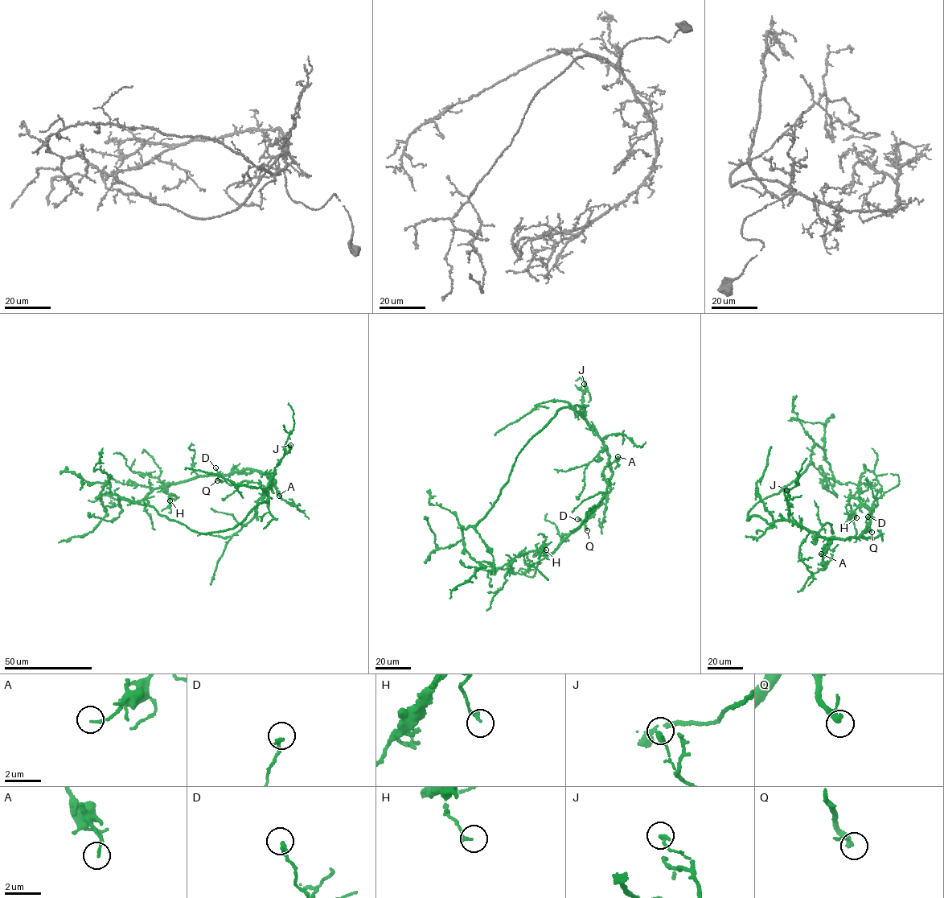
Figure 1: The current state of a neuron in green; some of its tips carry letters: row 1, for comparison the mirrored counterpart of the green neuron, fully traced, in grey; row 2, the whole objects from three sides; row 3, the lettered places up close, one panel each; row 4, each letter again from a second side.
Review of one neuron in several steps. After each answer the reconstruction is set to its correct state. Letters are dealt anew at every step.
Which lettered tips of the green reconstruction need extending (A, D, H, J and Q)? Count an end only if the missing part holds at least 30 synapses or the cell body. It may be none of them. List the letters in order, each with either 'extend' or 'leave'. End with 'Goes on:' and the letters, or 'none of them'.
A: leave
D: leave
H: leave
J: leave
Q: extend
Goes on: Q

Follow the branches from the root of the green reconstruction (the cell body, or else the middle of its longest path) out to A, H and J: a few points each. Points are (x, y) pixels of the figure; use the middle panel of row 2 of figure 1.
A: (568, 408), (580, 413), (601, 440), (610, 463), (617, 456)
H: (568, 408), (580, 413), (606, 448), (610, 488), (591, 516), (553, 552), (539, 549), (543, 545), (546, 549)
J: (568, 408), (575, 409), (585, 419), (581, 406), (583, 393), (588, 390), (584, 384)

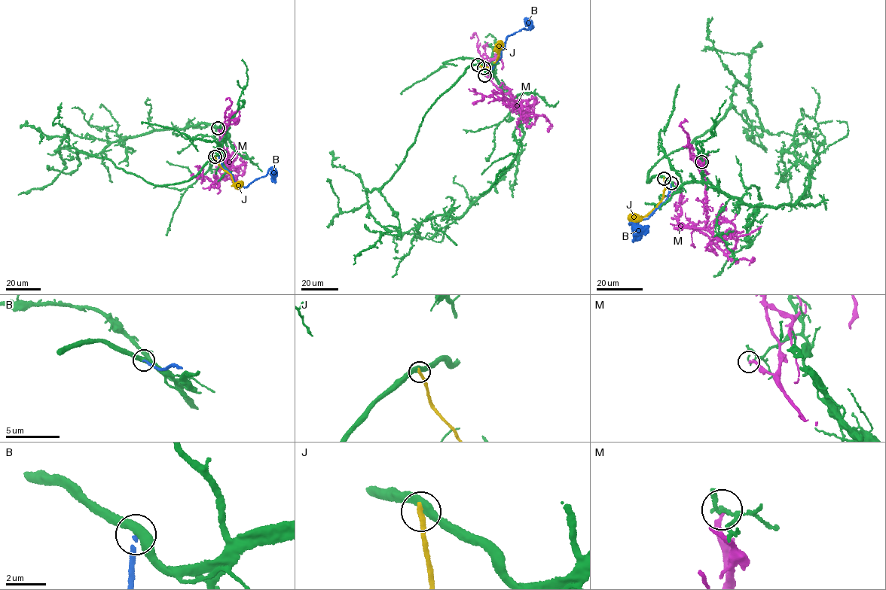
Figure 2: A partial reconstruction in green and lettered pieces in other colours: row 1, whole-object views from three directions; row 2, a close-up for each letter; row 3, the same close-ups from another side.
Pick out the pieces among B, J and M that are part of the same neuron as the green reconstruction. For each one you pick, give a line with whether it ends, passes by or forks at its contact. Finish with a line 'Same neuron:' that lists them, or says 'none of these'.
Same neuron: none of these

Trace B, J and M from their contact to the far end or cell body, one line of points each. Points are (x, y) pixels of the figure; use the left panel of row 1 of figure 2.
B: (218, 155), (223, 167), (237, 184), (244, 187), (266, 175), (271, 168), (274, 169), (274, 183)
J: (215, 156), (216, 162), (230, 175), (233, 182), (242, 185)
M: (218, 128), (222, 153), (227, 159), (227, 168), (220, 179), (242, 174), (244, 164), (240, 165), (242, 171)

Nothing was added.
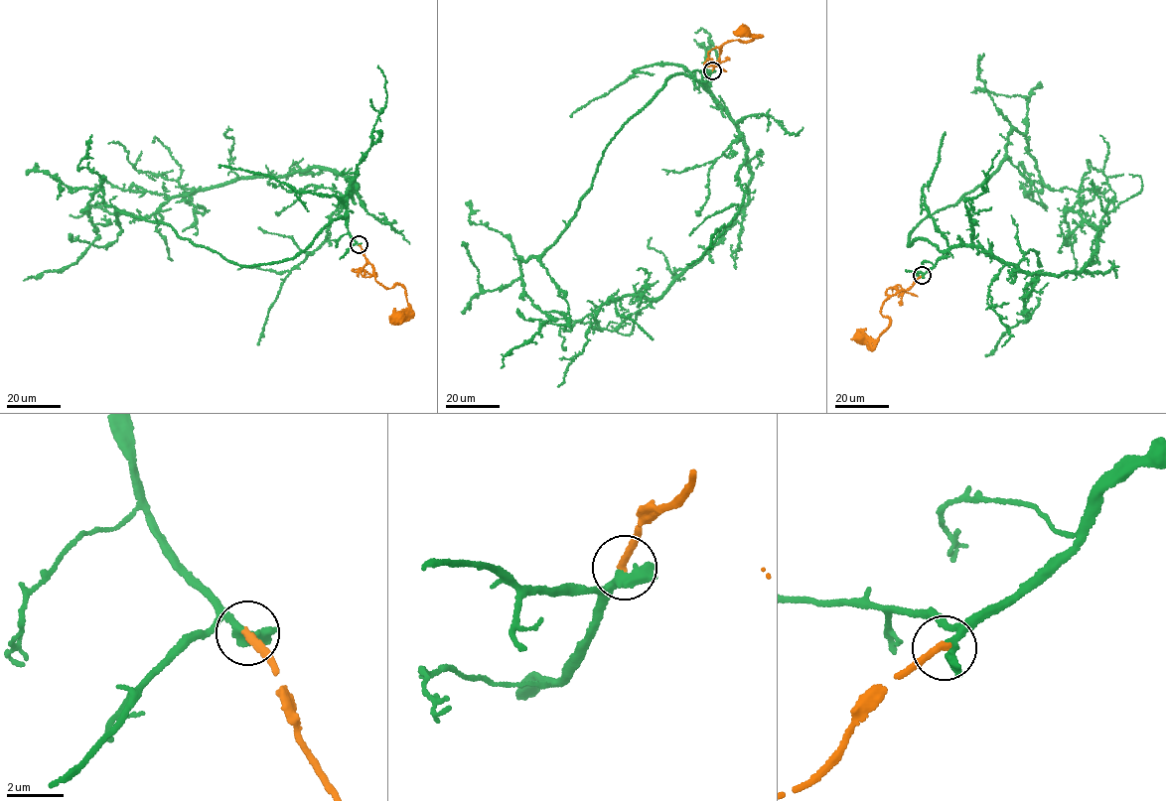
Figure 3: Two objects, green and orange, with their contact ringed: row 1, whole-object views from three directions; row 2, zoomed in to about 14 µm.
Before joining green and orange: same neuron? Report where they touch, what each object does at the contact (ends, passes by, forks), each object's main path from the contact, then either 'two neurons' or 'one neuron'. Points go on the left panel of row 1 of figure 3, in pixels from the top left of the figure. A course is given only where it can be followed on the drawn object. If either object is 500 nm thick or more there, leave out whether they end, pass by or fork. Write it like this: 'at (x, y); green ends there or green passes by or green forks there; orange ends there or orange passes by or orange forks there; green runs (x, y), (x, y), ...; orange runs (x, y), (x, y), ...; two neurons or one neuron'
at (359, 244); green passes by; orange ends there; green runs (359, 244), (345, 214), (293, 257), (245, 266), (108, 206), (101, 188), (79, 259), (23, 280); orange runs (359, 244), (372, 266), (376, 281), (388, 288), (398, 283), (404, 289), (409, 306), (397, 317); one neuron

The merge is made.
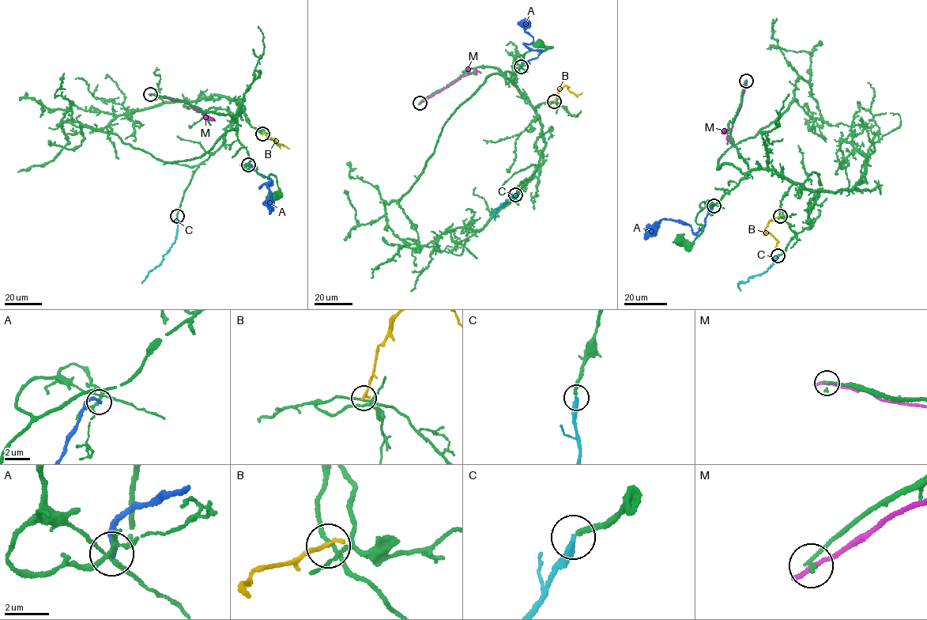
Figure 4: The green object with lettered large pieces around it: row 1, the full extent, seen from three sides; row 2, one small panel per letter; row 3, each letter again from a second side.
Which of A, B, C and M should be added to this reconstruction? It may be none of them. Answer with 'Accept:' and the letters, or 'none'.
Accept: C

